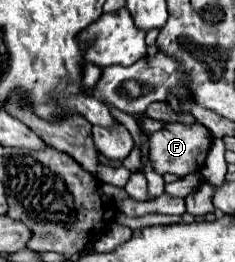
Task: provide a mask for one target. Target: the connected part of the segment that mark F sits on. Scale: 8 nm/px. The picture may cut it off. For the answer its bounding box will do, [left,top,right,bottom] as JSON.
[149,122,211,176]

